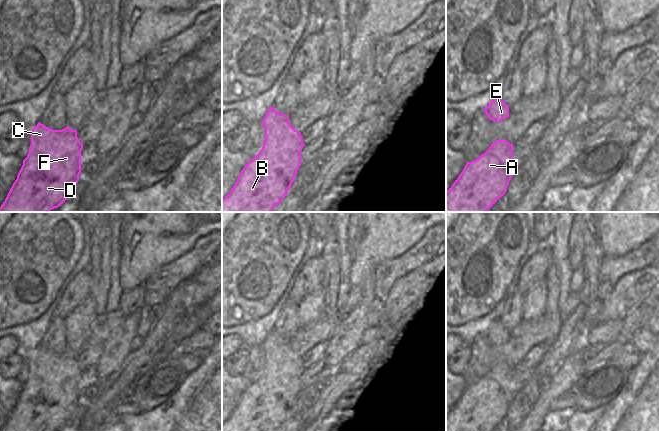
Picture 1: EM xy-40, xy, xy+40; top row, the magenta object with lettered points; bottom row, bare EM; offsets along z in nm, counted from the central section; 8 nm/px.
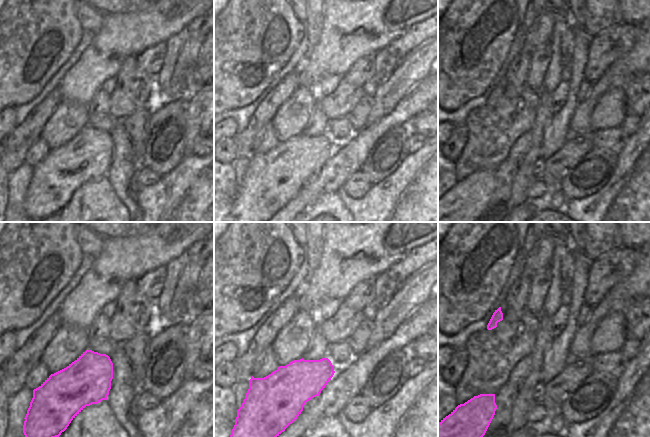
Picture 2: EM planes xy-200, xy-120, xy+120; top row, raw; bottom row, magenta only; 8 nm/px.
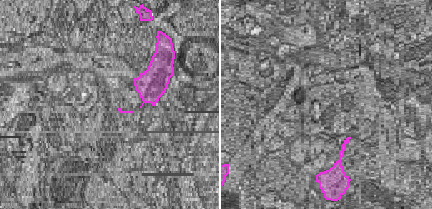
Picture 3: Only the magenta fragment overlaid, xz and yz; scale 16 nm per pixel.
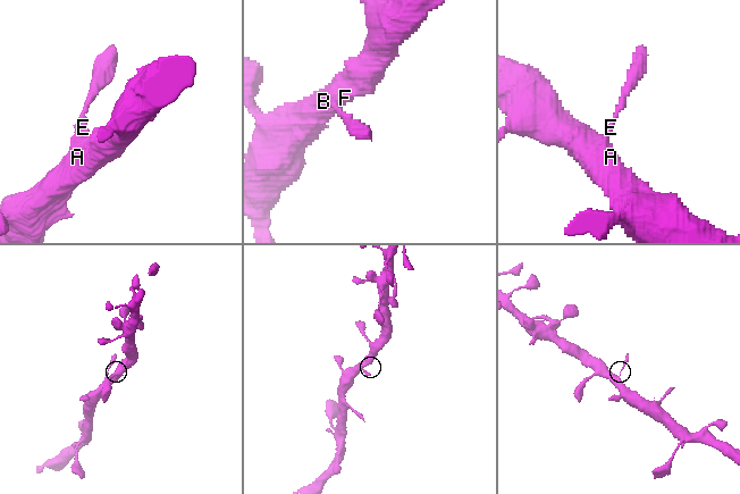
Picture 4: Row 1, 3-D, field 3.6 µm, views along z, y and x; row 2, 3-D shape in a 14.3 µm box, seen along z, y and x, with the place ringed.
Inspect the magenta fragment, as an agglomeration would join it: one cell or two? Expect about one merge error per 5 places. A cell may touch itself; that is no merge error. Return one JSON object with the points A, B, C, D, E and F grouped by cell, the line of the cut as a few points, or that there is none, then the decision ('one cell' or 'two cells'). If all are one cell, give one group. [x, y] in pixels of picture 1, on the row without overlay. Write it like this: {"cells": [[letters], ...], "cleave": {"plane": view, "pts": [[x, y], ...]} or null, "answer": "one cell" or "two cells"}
{"cells": [["A", "B", "C", "D", "E", "F"]], "cleave": null, "answer": "one cell"}

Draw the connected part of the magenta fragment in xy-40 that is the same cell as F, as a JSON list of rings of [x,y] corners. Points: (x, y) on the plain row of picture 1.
[[[40,346],[31,355],[29,377],[1,431],[59,431],[79,405],[83,368],[69,350],[52,354]]]

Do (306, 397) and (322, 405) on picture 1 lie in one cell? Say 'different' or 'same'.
different

